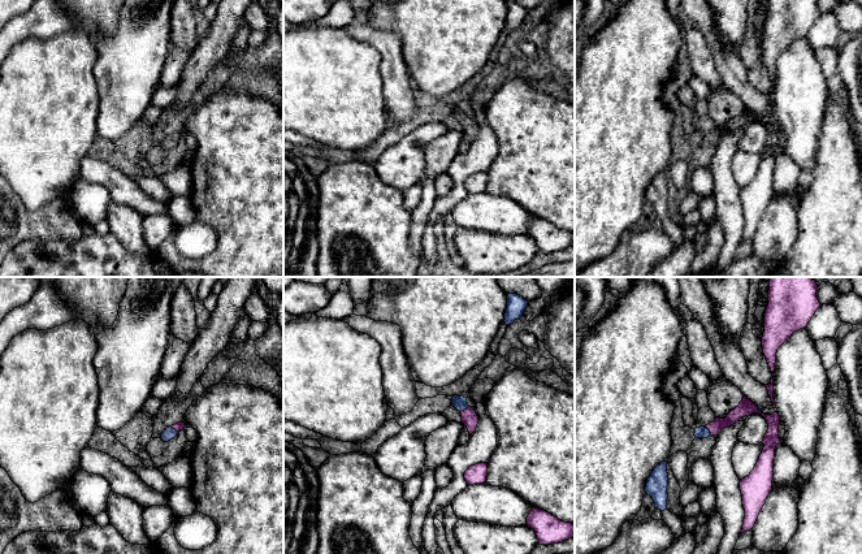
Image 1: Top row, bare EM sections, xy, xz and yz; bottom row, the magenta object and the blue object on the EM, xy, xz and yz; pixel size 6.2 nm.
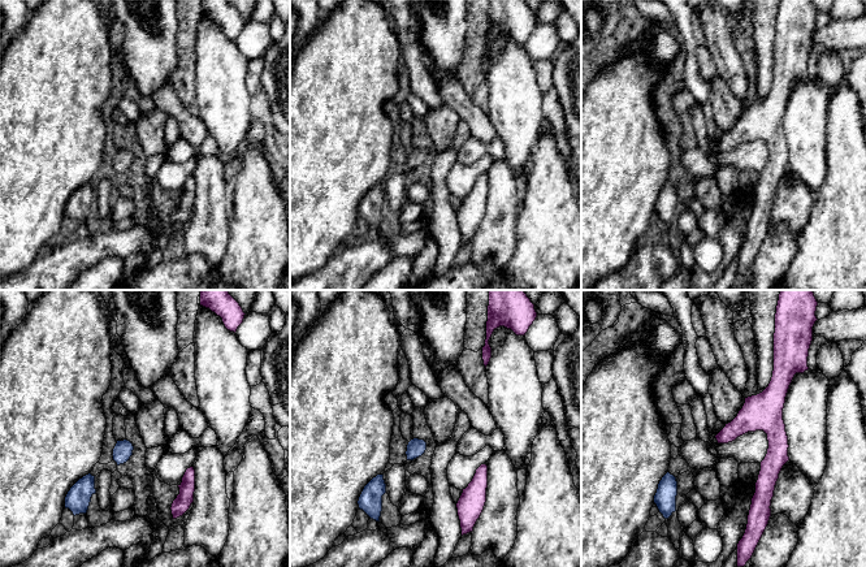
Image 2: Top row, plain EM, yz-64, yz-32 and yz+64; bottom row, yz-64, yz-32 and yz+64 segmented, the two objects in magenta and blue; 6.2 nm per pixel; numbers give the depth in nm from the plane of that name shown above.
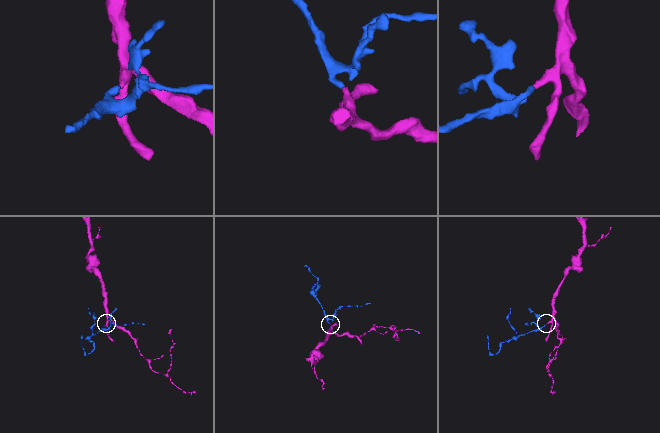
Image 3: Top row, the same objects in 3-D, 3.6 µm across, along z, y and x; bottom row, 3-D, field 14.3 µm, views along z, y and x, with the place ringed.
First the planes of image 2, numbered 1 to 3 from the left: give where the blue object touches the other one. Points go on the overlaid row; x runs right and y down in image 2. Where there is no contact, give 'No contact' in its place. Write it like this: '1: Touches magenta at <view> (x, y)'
1: No contact
2: No contact
3: No contact

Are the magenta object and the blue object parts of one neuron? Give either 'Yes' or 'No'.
Yes

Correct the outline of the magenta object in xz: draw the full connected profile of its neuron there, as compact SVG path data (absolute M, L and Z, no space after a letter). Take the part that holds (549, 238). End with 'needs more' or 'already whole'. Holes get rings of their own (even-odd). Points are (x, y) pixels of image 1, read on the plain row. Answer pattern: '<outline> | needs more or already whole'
M536 216L528 224L527 234L536 241L540 254L554 254L575 246L575 233L564 231Z | already whole

